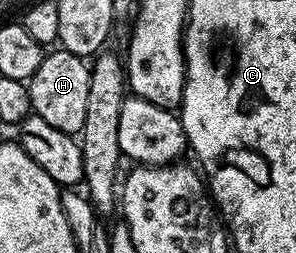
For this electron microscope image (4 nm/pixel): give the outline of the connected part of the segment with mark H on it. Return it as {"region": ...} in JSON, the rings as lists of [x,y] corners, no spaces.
{"region":[[[62,47],[51,52],[44,56],[41,67],[37,67],[31,80],[26,82],[31,109],[34,116],[45,119],[45,123],[49,123],[49,127],[57,127],[57,131],[72,135],[82,134],[91,78],[88,62]]]}

